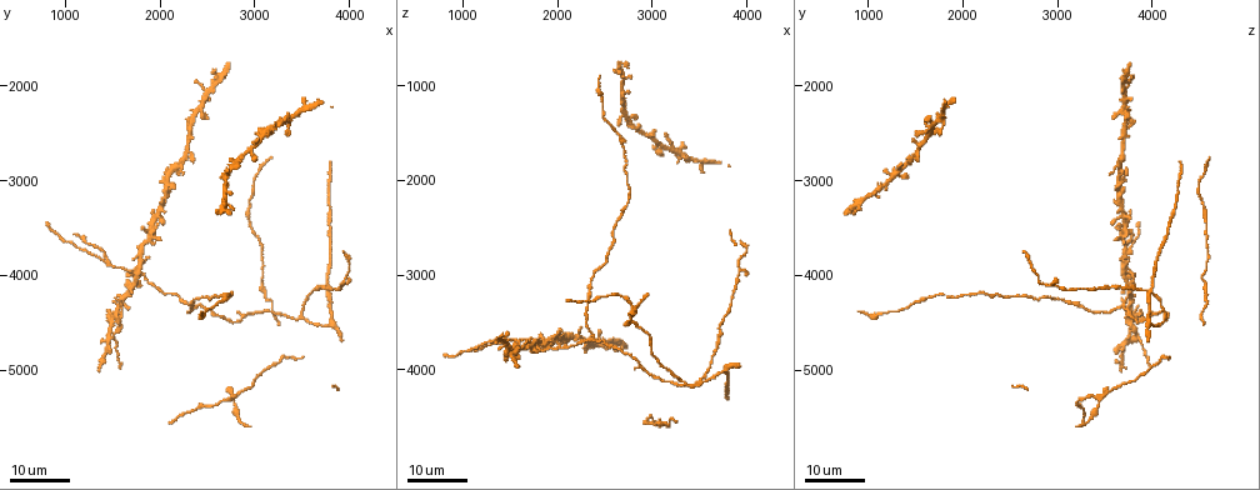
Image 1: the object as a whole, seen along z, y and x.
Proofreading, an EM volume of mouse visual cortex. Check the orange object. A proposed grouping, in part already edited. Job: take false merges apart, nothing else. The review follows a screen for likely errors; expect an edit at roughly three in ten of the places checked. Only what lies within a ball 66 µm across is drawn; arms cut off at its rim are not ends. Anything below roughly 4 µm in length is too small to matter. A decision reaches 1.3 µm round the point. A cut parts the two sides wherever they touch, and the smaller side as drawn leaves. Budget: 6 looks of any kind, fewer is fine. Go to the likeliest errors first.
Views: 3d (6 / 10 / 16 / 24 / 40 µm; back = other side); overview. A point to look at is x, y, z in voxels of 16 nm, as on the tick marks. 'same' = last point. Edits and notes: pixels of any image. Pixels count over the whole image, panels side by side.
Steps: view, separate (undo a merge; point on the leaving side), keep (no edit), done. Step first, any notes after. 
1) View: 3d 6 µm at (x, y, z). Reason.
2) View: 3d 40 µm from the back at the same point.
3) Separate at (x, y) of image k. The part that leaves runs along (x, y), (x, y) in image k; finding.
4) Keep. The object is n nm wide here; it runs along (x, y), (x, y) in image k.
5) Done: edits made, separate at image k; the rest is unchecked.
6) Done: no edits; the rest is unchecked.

View: 3d 24 µm at (2400, 4320, 3680). Side arm on a straight run.

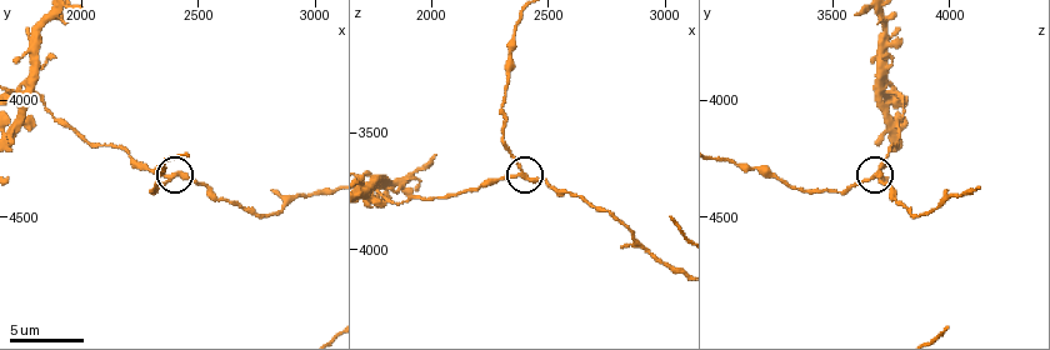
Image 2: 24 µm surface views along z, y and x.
View: 3d 6 µm at (2390, 4330, 3680).

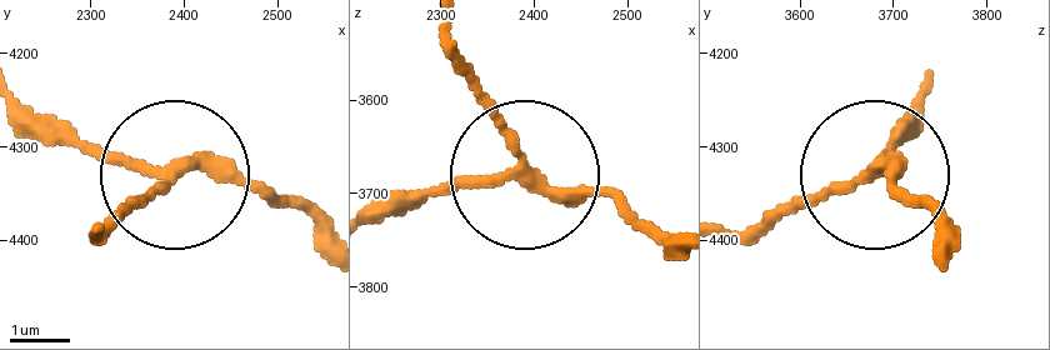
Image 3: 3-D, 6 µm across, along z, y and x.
Keep. 3 arms meet here; it runs along (724, 228), (753, 238), (873, 179), (888, 139) in image 3; all the same neuron.

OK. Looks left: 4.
View: 3d 24 µm at (1540, 4480, 3740). Four or more arms meet.

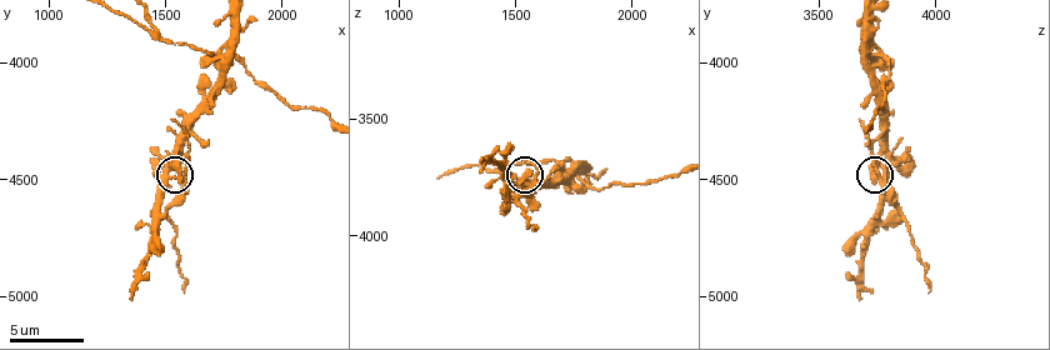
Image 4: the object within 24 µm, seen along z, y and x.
View: 3d 10 µm at (1550, 4490, 3770).

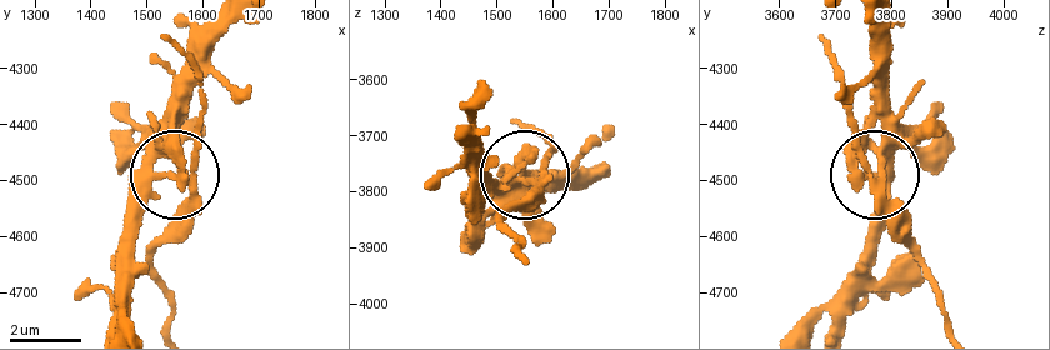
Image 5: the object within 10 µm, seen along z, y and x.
Separate at (178, 210) of image 5. The object is 290 nm wide here; the part that leaves runs along (885, 161), (898, 230), (943, 303), (949, 329) in image 5; two neurons meet here.

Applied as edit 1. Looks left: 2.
Done: edits made, separate at image 5; the rest is unchecked.

